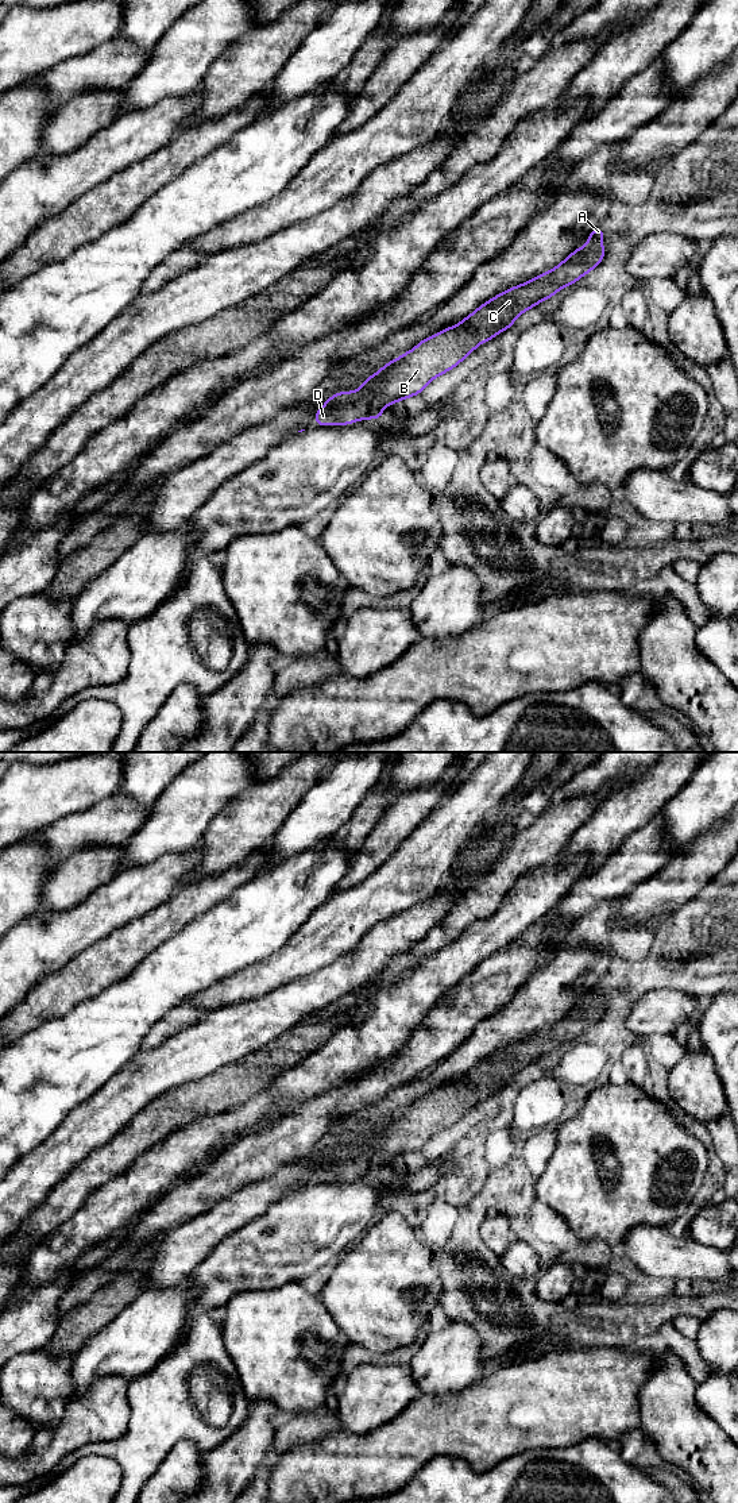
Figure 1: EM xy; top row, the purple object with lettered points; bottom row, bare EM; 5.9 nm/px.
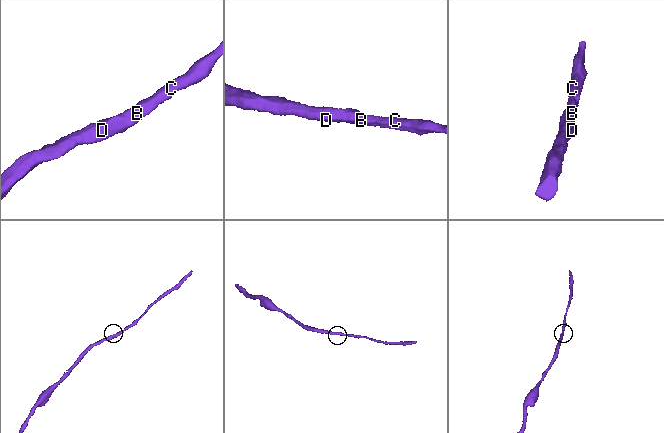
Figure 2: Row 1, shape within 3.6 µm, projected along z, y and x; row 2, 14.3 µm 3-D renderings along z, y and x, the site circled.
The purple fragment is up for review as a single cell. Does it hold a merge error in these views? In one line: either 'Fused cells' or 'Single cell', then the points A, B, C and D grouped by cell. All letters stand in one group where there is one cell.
Single cell. Groups: A B C D

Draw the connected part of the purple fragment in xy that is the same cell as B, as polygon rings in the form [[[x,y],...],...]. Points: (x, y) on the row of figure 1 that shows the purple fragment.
[[[598,226],[588,234],[588,243],[577,247],[553,270],[502,292],[457,325],[421,340],[413,350],[383,365],[356,392],[331,396],[316,412],[314,427],[382,419],[386,405],[420,394],[432,379],[452,370],[480,343],[511,328],[525,311],[591,273],[606,255],[600,243],[603,236],[606,234]]]

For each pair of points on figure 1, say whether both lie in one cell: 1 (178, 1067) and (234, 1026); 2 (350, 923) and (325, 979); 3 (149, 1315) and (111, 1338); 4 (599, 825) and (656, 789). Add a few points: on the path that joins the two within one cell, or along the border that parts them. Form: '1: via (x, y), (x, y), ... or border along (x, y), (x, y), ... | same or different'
1: via (192, 1053), (220, 1037) | same
2: border along (359, 943), (351, 951), (305, 977) | different
3: via (139, 1325), (126, 1338), (120, 1338) | same
4: via (613, 821), (623, 810), (642, 800) | same

